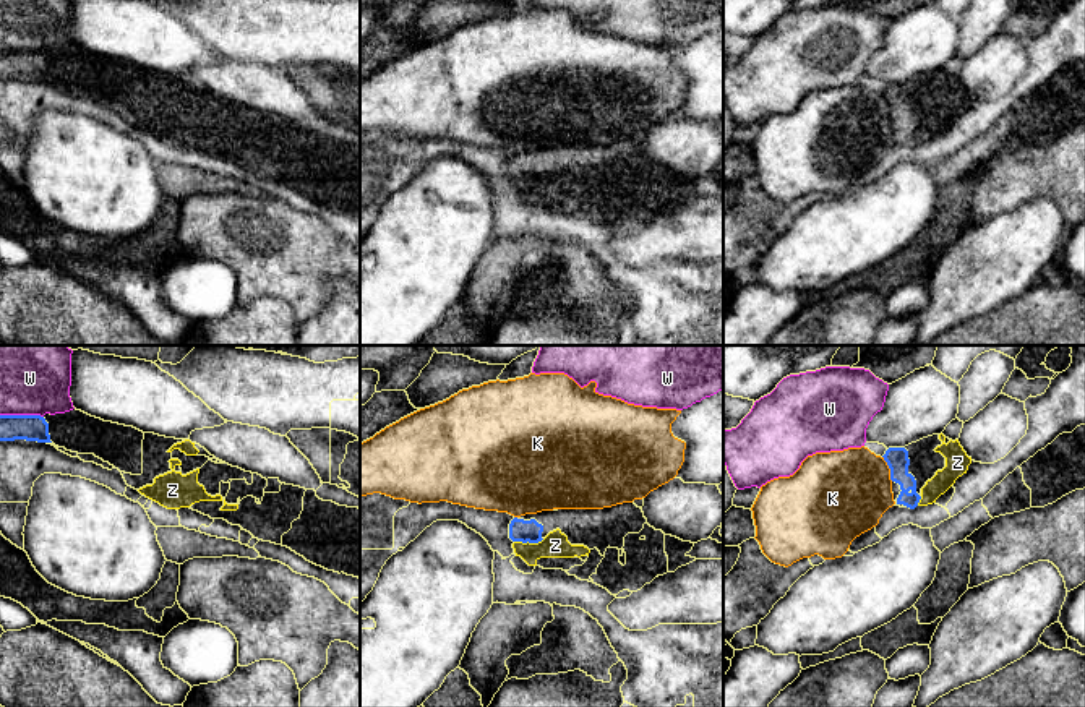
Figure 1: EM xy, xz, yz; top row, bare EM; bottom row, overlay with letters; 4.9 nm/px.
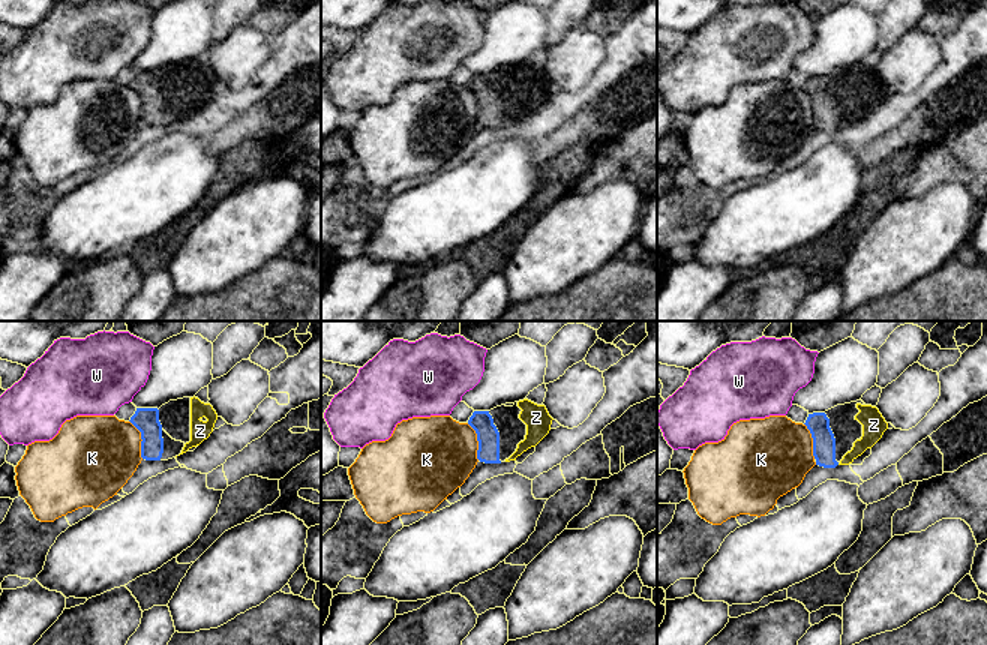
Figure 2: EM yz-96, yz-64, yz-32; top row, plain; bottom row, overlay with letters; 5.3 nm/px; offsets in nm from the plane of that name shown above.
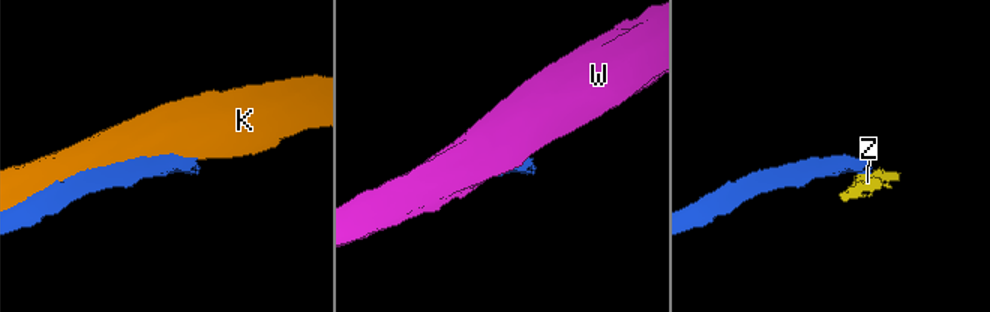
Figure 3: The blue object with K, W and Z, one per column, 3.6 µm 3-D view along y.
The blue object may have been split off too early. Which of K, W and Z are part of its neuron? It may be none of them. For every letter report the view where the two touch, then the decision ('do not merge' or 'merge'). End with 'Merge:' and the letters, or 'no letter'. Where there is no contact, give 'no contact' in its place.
K: meets blue in yz; do not merge
W: meets blue in xy; do not merge
Z: meets blue in xz; merge
Merge: Z

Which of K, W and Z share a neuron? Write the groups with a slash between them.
K / W / Z

